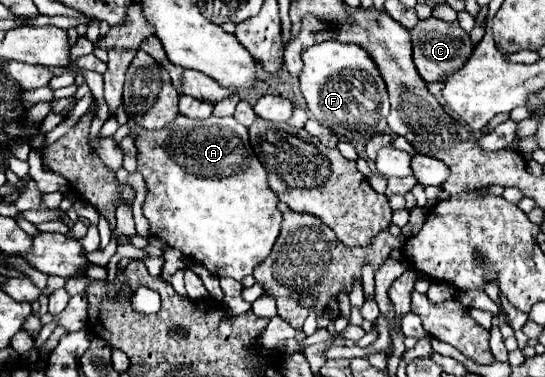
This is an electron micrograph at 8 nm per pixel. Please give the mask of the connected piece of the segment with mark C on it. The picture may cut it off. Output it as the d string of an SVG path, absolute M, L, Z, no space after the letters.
M431 16L427 20L421 20L411 30L411 36L413 36L413 60L425 82L441 82L447 74L457 72L461 66L465 66L465 62L471 58L475 50L471 36L459 26L457 20L443 22Z

